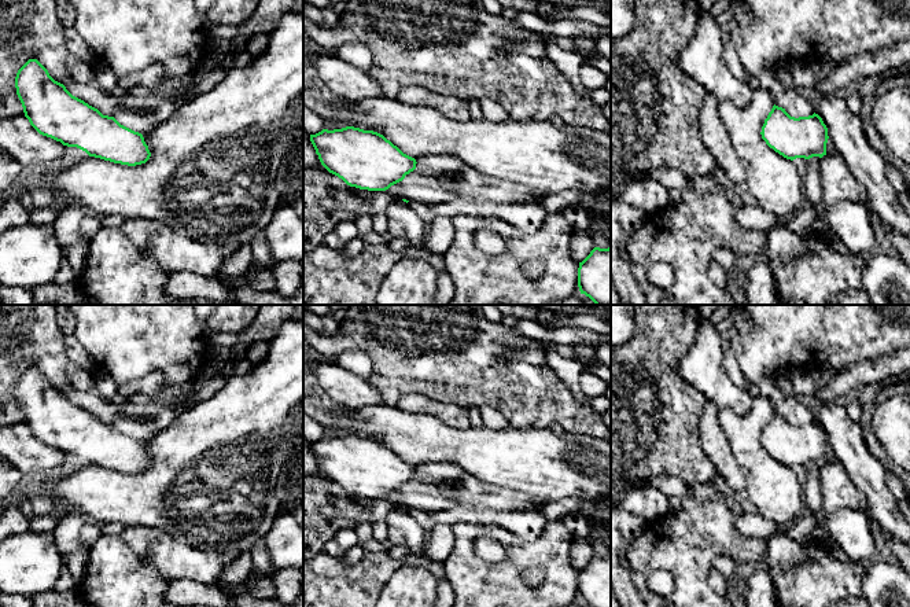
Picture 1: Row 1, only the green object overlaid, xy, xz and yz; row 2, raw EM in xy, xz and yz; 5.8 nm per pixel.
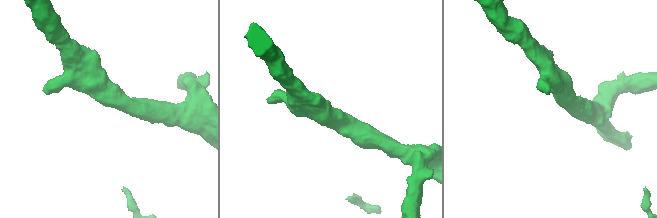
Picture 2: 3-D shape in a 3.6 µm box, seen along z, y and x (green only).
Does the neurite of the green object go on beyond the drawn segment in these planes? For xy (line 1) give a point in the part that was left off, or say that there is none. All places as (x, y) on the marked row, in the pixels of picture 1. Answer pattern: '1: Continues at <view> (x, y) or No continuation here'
1: No continuation here

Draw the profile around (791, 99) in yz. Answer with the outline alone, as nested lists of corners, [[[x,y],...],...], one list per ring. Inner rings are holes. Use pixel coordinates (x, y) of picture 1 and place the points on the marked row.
[[[777,89],[774,104],[782,107],[791,117],[808,117],[815,113],[813,104],[795,89]]]

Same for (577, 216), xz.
[[[581,203],[565,207],[561,213],[574,231],[586,231],[589,228],[589,211]]]

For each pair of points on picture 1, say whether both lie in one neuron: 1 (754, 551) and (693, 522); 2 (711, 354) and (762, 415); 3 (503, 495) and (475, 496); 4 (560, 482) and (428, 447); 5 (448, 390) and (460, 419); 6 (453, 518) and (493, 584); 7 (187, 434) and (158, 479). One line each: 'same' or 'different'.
1: same
2: different
3: same
4: same
5: different
6: different
7: same

